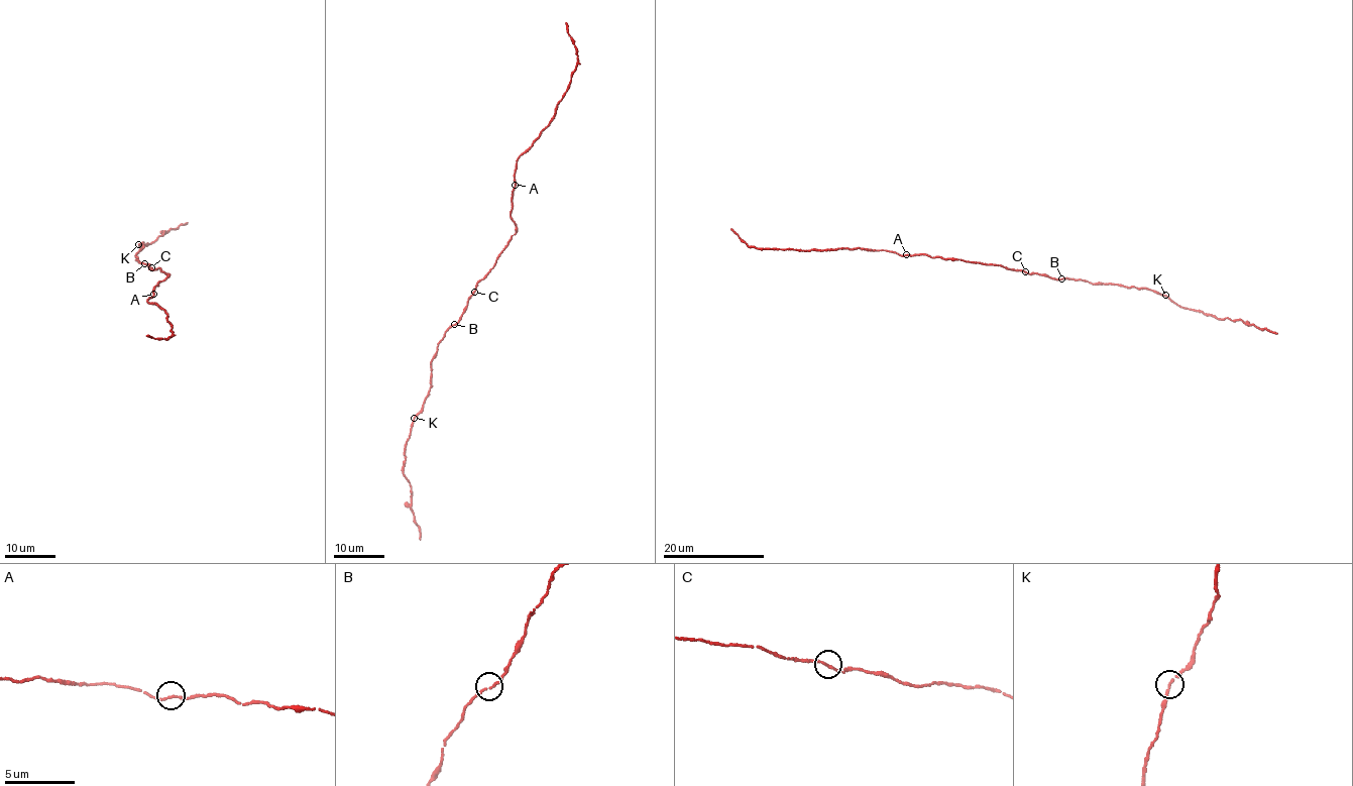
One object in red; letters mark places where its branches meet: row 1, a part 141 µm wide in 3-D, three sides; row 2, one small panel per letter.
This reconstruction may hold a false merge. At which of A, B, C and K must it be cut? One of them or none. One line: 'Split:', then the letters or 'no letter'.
Split: no letter

